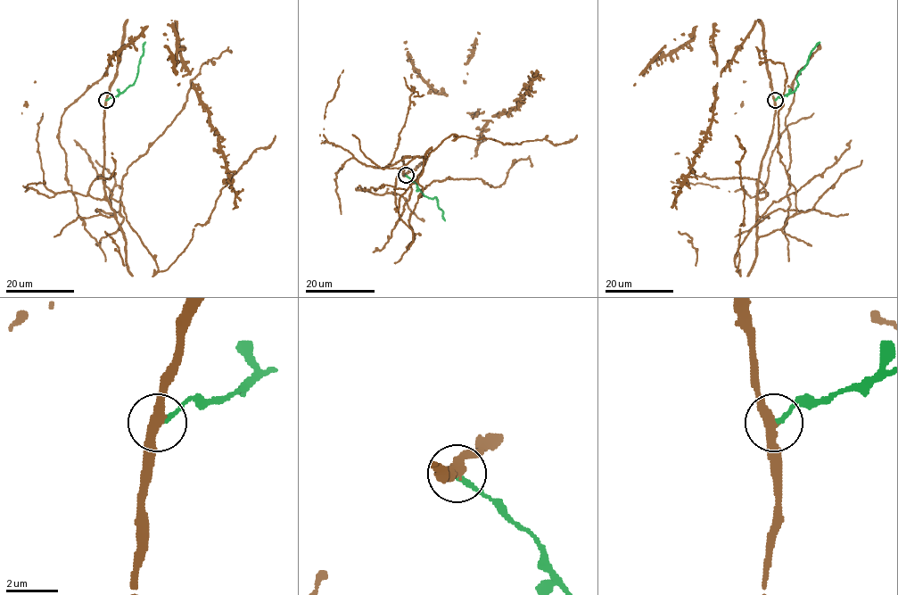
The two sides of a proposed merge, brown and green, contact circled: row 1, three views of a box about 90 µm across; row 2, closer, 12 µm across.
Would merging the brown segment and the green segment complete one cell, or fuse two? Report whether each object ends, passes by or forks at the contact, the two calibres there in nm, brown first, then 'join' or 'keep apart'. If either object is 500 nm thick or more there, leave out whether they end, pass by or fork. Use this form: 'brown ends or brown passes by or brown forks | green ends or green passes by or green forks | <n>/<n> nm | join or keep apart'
brown passes by | green ends | 380/200 nm | keep apart

